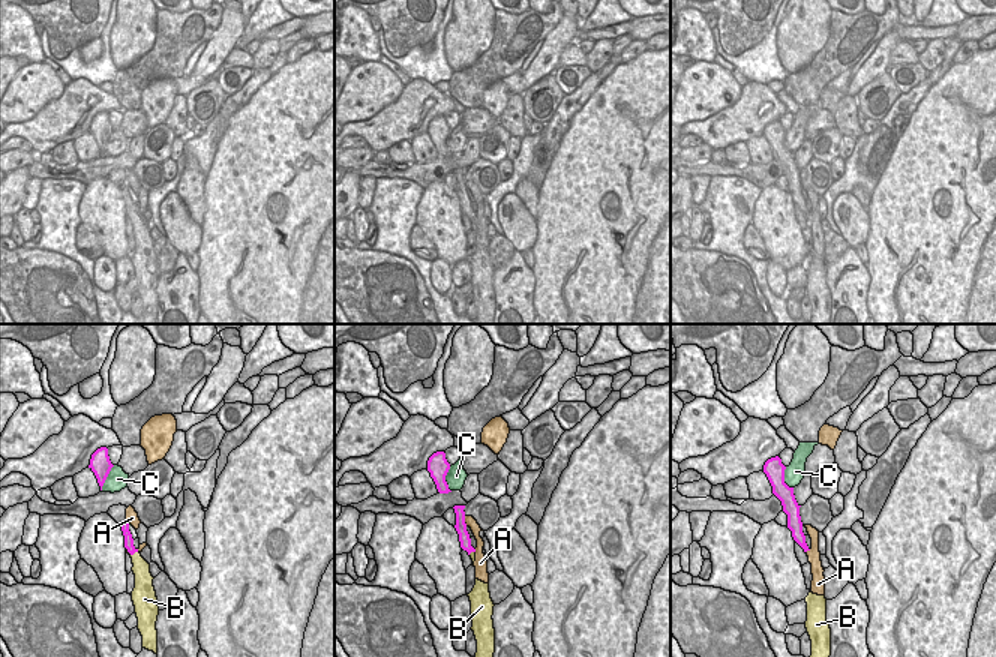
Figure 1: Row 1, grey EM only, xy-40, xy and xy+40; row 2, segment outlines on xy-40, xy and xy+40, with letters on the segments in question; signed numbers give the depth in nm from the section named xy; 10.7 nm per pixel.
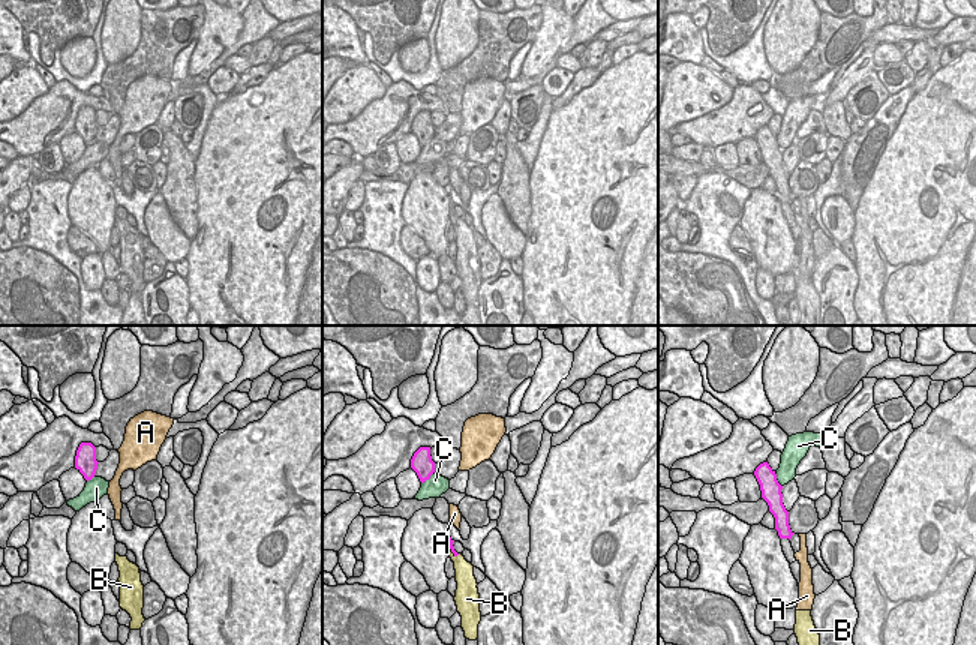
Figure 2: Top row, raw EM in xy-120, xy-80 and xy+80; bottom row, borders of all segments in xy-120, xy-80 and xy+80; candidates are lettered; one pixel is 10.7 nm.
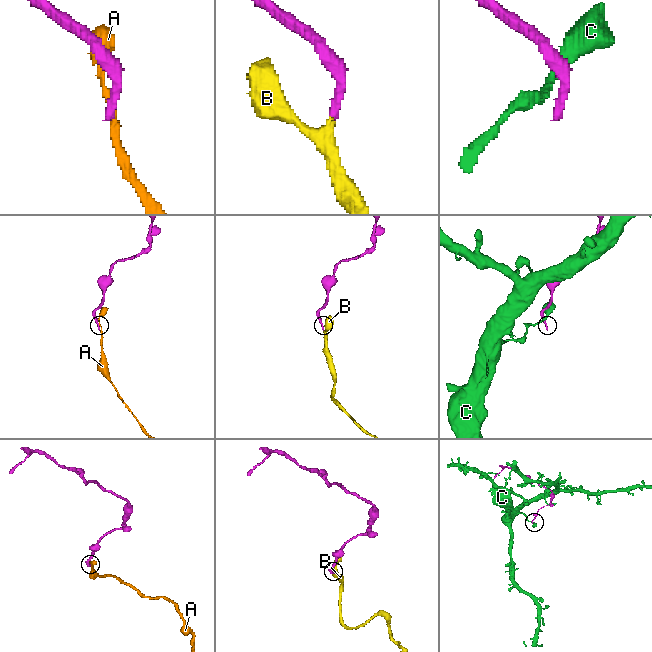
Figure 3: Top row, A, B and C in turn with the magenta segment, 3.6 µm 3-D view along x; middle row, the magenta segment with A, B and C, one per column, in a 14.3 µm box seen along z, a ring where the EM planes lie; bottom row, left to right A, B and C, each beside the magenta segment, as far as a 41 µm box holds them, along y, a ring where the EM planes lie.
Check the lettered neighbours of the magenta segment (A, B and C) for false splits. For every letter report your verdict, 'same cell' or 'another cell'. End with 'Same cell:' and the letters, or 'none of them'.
A: another cell
B: same cell
C: another cell
Same cell: B

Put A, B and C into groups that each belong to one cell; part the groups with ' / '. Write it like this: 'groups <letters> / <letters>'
groups A C / B

